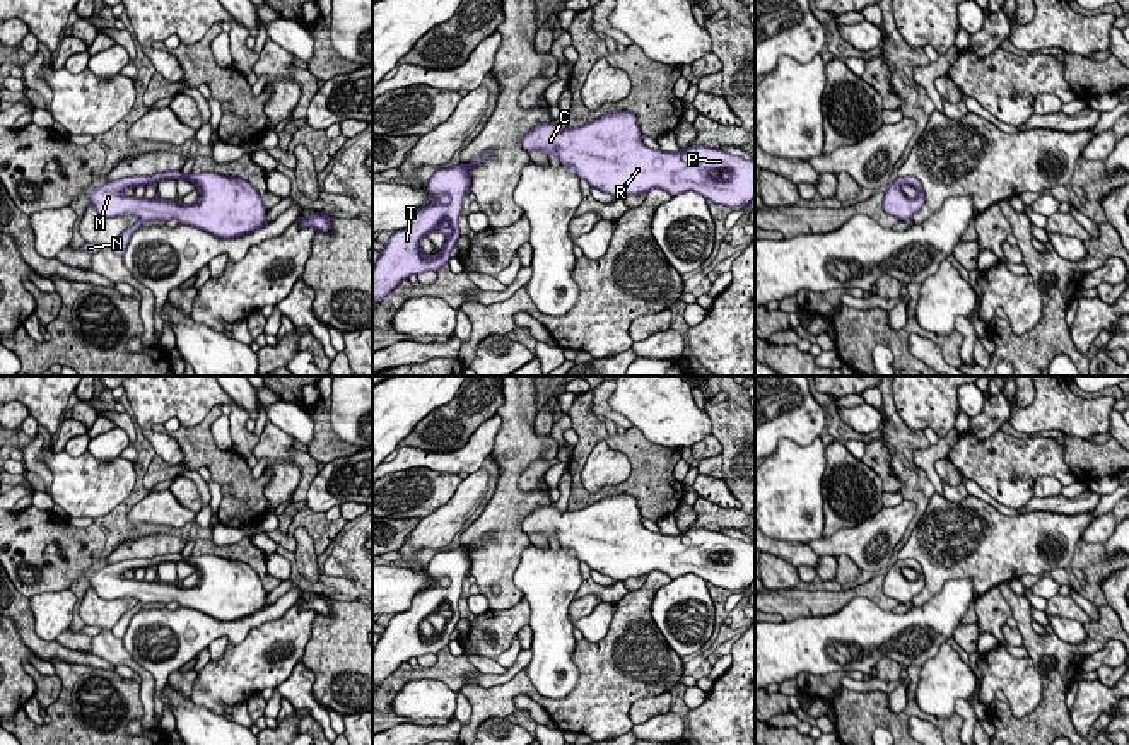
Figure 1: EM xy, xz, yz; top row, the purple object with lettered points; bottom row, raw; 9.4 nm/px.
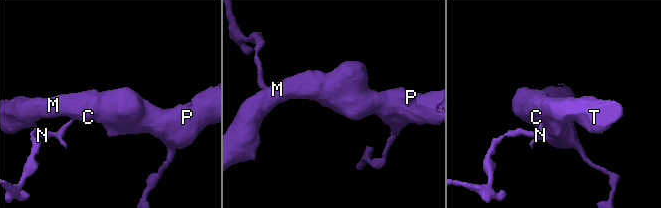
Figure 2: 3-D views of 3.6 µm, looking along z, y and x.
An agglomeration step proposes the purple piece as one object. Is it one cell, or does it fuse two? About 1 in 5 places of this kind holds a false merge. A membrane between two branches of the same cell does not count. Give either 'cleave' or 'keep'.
keep

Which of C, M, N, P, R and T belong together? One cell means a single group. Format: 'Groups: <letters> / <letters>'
Groups: C M N P R T

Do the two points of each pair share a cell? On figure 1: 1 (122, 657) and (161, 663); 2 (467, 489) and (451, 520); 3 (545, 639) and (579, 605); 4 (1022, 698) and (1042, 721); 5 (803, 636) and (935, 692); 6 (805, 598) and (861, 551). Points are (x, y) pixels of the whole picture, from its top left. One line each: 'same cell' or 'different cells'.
1: different cells
2: same cell
3: different cells
4: different cells
5: different cells
6: different cells

